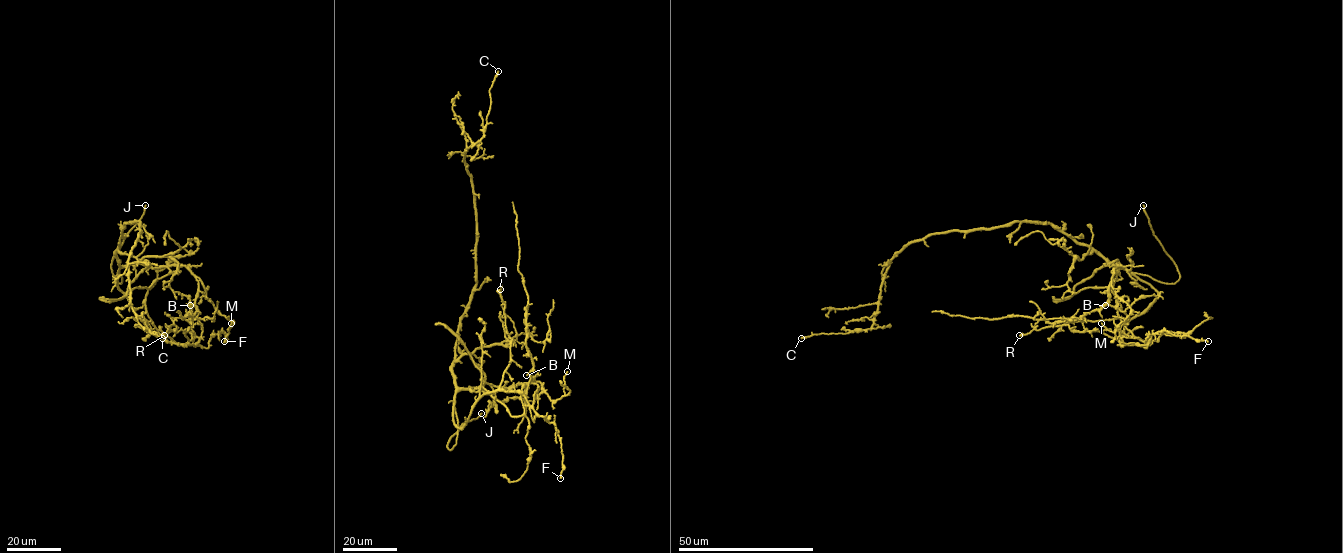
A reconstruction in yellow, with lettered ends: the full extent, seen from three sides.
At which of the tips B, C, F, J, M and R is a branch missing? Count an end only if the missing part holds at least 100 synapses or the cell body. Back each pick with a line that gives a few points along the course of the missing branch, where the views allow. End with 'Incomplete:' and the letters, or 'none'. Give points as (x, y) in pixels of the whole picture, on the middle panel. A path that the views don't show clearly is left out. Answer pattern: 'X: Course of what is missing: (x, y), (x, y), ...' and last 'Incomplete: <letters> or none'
J: Course of what is missing: (481, 413), (489, 400), (518, 387), (534, 374), (552, 350), (564, 348)
Incomplete: J

